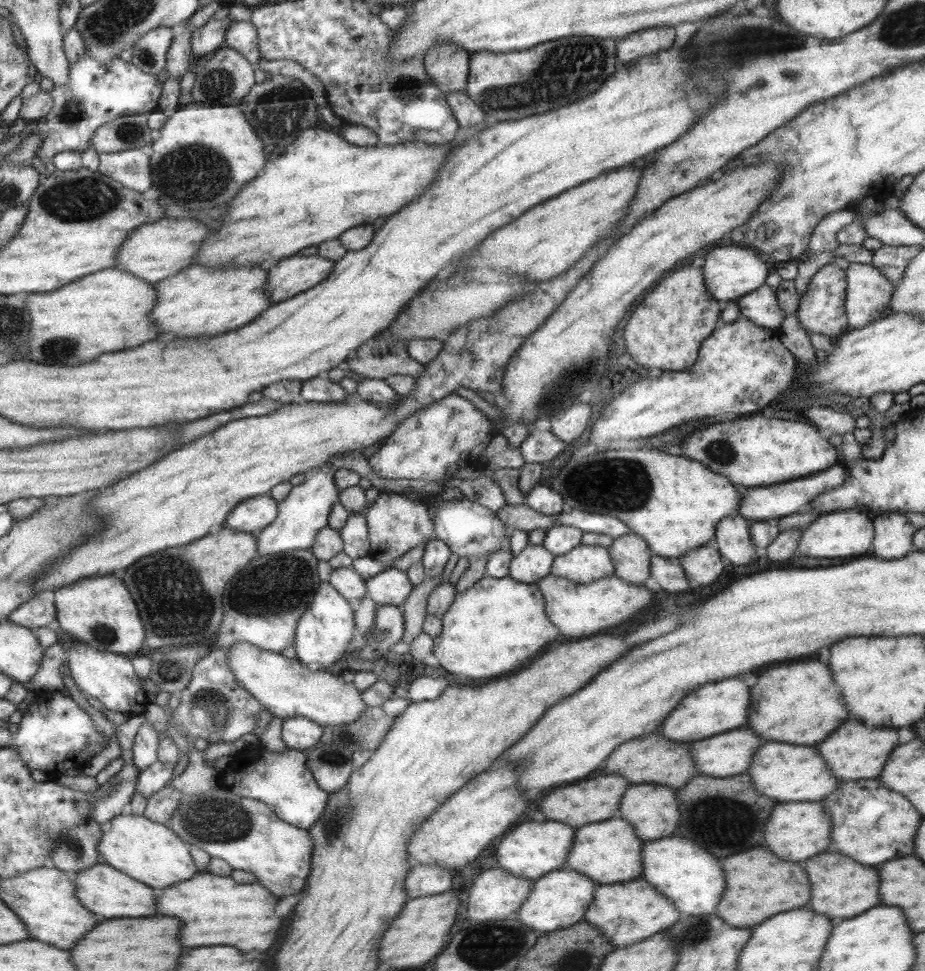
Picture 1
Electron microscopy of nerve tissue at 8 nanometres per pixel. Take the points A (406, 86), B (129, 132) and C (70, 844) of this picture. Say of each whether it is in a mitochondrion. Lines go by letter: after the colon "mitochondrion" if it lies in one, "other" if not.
A: mitochondrion
B: mitochondrion
C: mitochondrion

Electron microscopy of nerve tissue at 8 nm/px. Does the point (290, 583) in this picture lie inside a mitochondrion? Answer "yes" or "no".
yes

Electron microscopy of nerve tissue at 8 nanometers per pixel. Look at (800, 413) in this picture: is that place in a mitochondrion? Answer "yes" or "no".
no

